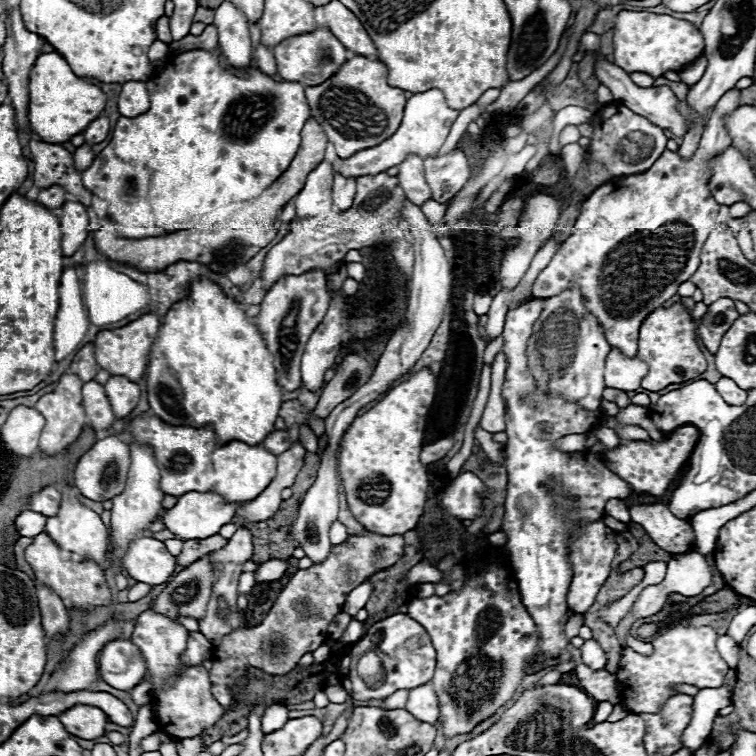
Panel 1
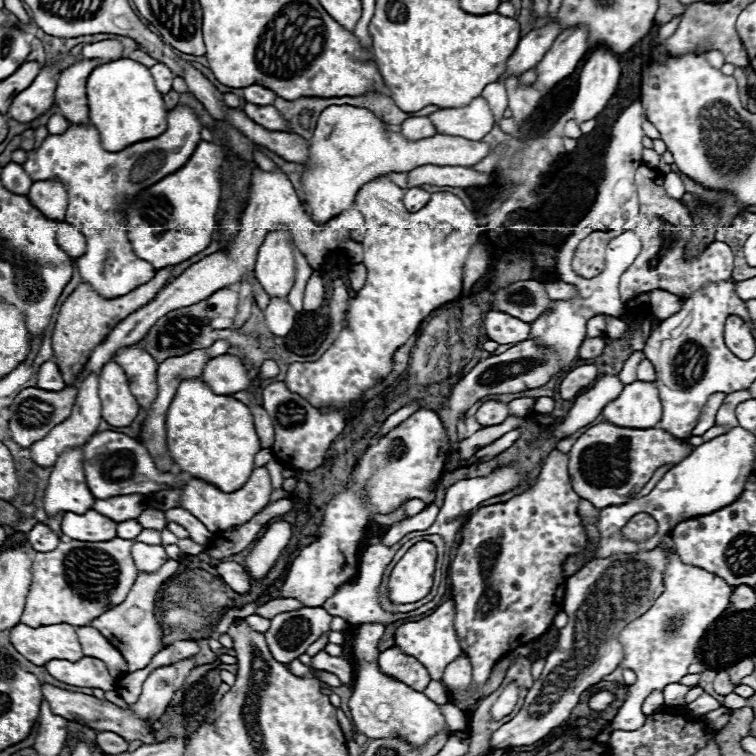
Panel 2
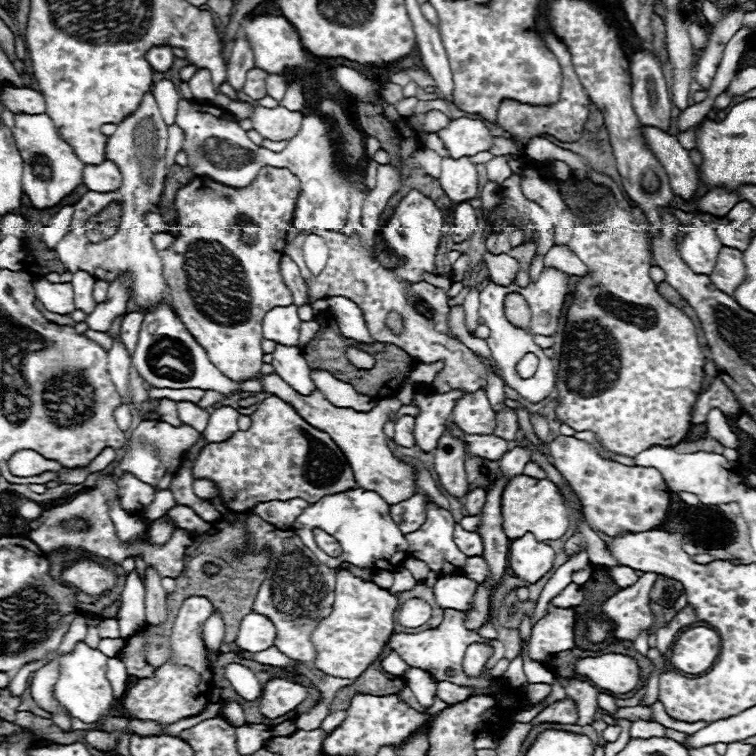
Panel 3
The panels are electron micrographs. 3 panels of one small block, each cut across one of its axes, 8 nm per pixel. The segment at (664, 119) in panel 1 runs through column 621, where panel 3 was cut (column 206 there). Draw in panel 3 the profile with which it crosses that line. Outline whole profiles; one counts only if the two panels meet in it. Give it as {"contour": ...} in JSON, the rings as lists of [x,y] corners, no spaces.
{"contour":[[[198,68],[194,72],[194,76],[188,80],[188,86],[196,98],[196,102],[202,102],[202,104],[210,104],[214,102],[214,86],[212,86],[212,80],[210,80],[210,72],[206,68]]]}

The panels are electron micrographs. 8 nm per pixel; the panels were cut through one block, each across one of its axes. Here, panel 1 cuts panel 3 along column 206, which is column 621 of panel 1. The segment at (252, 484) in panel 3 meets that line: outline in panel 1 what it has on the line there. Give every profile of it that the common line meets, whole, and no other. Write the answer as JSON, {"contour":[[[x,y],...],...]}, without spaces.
{"contour":[[[682,426],[682,428],[676,428],[674,432],[670,432],[662,442],[632,440],[632,442],[620,444],[618,448],[604,454],[604,464],[616,476],[626,480],[634,492],[648,492],[652,496],[662,496],[666,492],[668,484],[674,480],[674,476],[684,466],[684,462],[690,458],[690,452],[694,450],[696,442],[698,442],[698,428]]]}

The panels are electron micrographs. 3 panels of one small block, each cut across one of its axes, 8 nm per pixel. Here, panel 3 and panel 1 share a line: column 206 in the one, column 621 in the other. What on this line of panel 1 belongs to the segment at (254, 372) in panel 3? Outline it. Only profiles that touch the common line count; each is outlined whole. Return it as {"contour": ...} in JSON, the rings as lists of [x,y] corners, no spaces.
{"contour":[[[732,88],[728,90],[718,106],[714,116],[710,118],[708,128],[704,130],[700,144],[696,152],[686,160],[678,152],[666,150],[650,170],[644,174],[634,174],[626,178],[614,178],[600,188],[596,188],[588,200],[582,204],[580,218],[576,220],[576,226],[572,228],[572,234],[566,238],[566,242],[560,246],[560,250],[554,254],[550,264],[538,274],[534,282],[534,298],[540,296],[556,296],[558,292],[564,292],[566,288],[578,288],[582,292],[586,310],[598,318],[602,324],[604,336],[612,348],[618,348],[624,356],[636,356],[638,350],[638,330],[646,316],[654,312],[654,308],[660,308],[666,300],[670,300],[678,286],[686,282],[698,268],[700,262],[700,248],[706,240],[706,236],[716,226],[716,216],[720,210],[720,204],[710,196],[708,180],[710,180],[710,162],[714,156],[724,152],[730,146],[730,138],[722,126],[722,116],[736,110],[740,98],[740,90]]]}

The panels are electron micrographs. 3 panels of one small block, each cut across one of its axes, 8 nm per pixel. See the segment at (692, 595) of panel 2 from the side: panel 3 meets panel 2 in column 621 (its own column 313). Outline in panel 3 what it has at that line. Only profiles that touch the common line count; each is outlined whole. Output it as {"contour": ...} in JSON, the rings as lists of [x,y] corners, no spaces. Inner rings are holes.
{"contour":[[[340,568],[336,572],[334,594],[336,600],[332,614],[318,624],[316,632],[312,632],[312,642],[318,652],[318,658],[312,666],[338,678],[354,680],[384,652],[394,630],[398,596],[390,596],[388,590],[382,590],[374,582],[364,582],[362,578],[356,578]],[[320,704],[314,706],[310,712],[302,714],[298,720],[296,720],[296,728],[298,730],[316,730],[320,728],[322,720],[328,716],[328,712],[320,712]]]}

